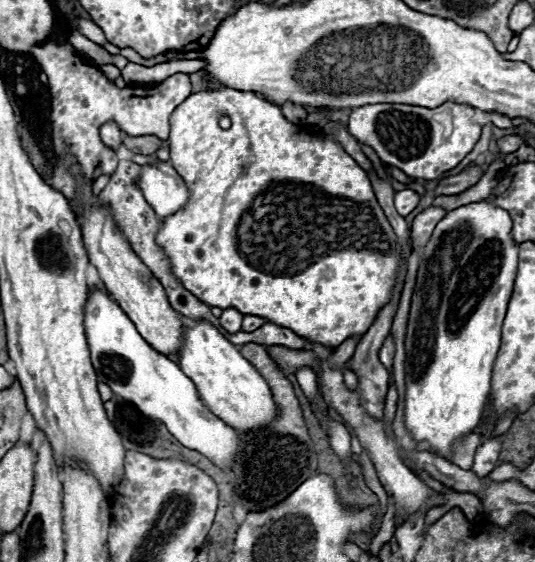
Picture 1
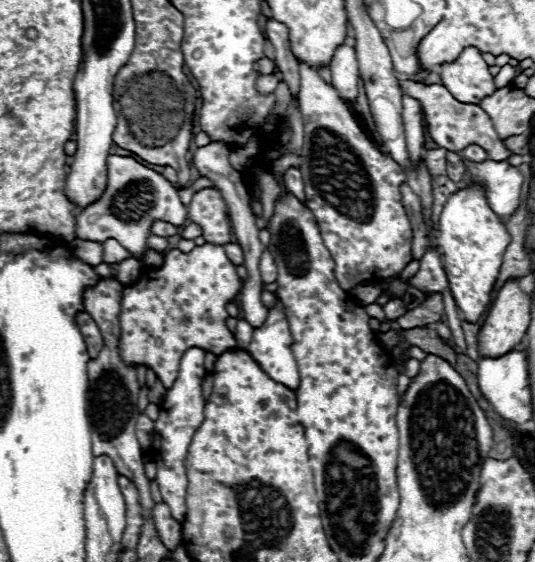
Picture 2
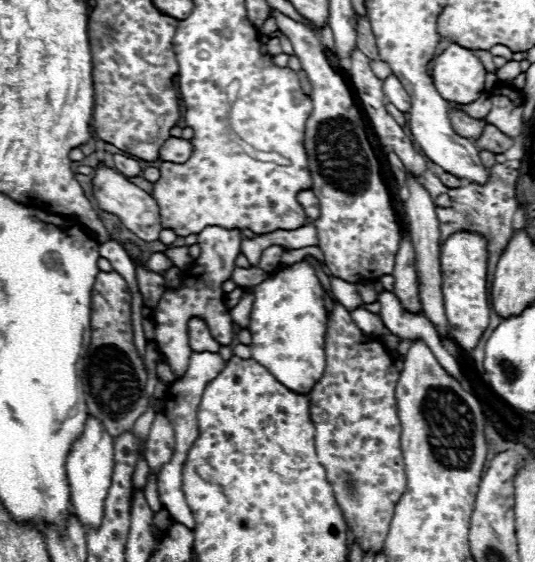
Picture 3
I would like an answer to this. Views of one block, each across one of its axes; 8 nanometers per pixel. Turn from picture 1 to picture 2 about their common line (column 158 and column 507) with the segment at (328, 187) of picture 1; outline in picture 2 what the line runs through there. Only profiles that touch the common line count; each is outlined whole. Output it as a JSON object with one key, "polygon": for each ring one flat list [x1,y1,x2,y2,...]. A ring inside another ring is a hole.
{"polygon":[[468,182,466,188,454,192,442,214,440,214,440,236,436,244,442,248,444,264,456,266,458,272,446,272,450,292,456,300,456,306,462,310,464,318,470,322,478,322,490,304,490,294,494,290,494,282,502,268,502,258,506,246,510,244,510,234,496,216,486,200,486,190,480,184]]}

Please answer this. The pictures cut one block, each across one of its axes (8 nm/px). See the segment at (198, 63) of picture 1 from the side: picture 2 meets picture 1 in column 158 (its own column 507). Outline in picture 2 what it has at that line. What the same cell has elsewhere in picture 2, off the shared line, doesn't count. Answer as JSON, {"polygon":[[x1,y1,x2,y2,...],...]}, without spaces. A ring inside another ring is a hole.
{"polygon":[[510,64,502,66,502,68,500,68,500,72,494,76,494,84,496,84,496,88,502,88,502,86,510,84,510,82,514,80,514,76,516,76,514,66,510,66]]}

